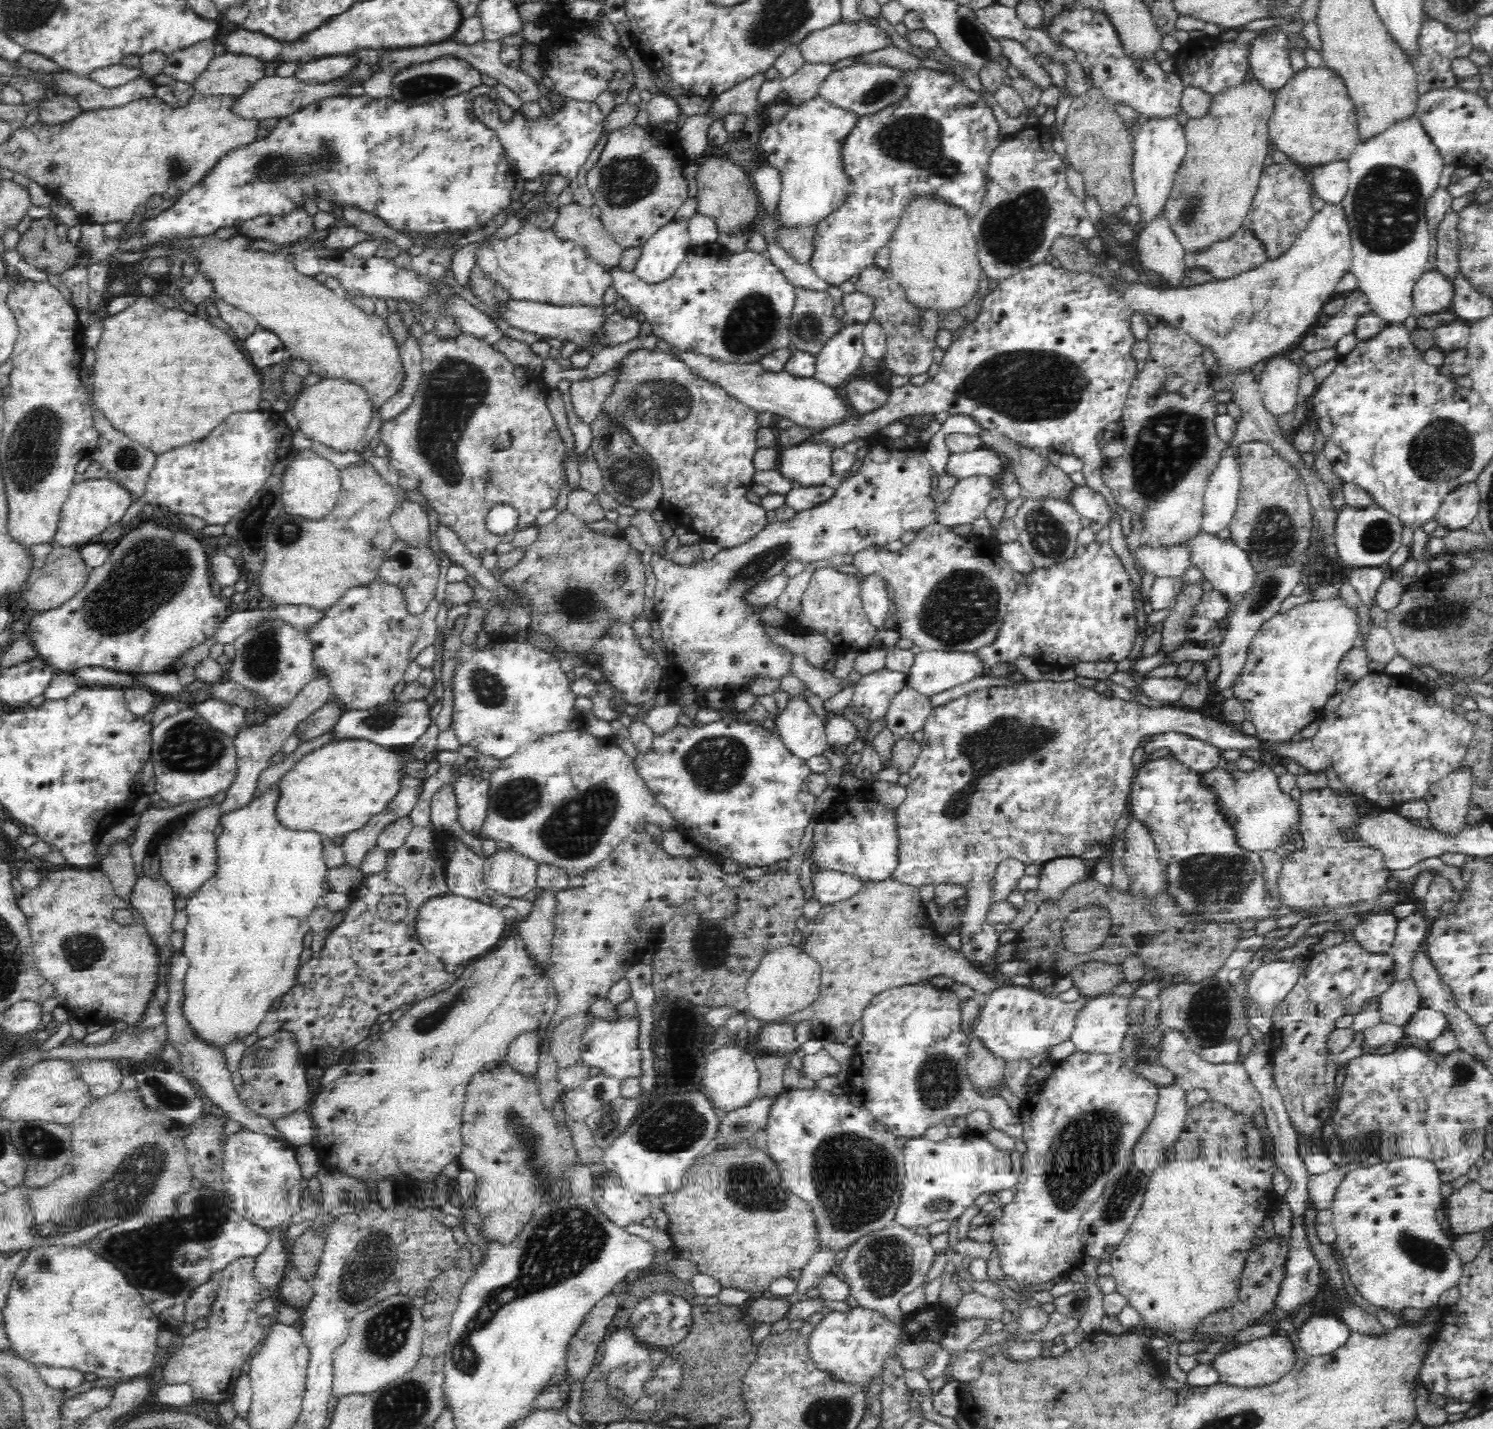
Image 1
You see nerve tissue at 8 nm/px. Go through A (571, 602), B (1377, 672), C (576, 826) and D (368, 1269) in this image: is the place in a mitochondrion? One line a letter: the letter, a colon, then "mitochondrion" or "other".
A: mitochondrion
B: other
C: mitochondrion
D: mitochondrion

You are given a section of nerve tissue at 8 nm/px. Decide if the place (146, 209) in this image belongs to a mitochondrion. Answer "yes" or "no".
no

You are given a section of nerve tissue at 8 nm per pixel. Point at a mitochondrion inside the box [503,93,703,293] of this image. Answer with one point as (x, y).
(624, 180)

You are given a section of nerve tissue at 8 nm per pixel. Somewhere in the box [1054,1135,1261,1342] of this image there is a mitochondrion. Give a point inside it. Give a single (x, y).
(1120, 1198)

